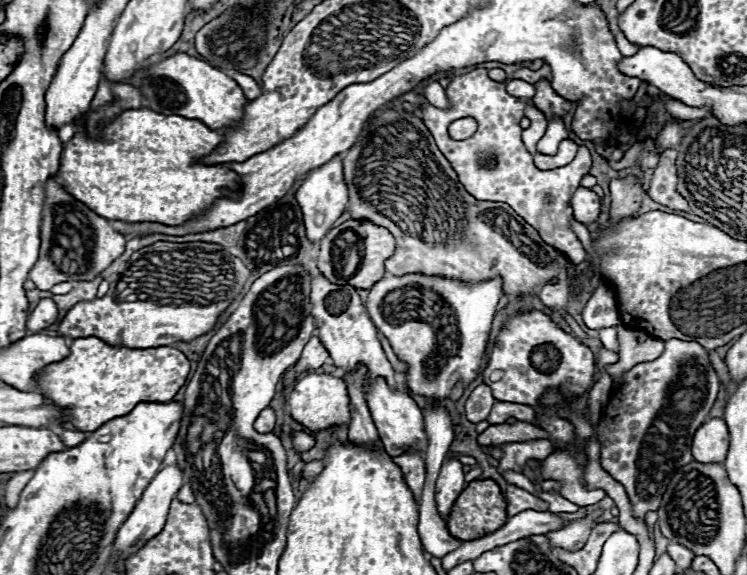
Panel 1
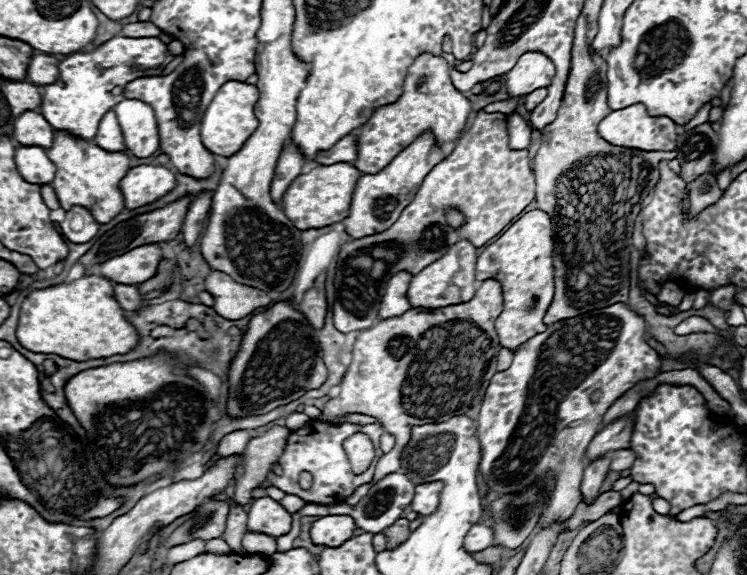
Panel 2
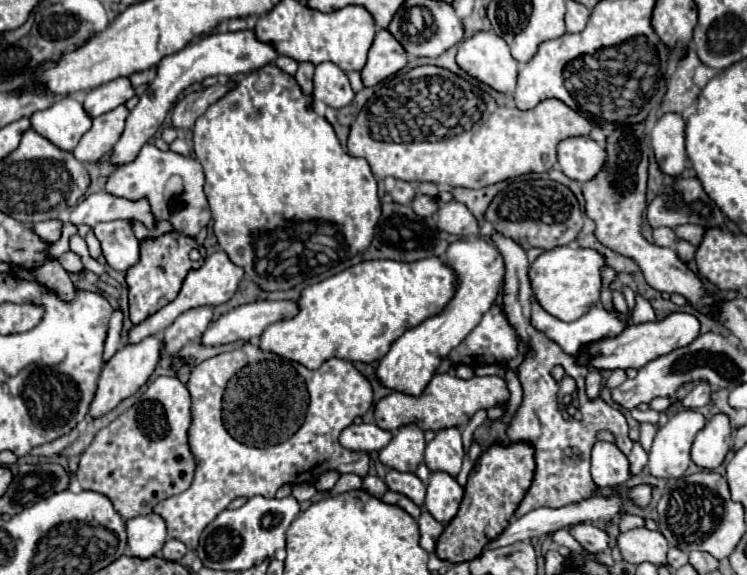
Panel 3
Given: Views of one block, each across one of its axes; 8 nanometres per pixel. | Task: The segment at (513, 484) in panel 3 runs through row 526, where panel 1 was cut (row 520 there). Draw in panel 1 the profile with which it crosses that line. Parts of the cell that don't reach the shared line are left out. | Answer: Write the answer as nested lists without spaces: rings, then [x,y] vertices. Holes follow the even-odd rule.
[[[472,480],[456,498],[450,514],[446,516],[446,526],[454,538],[470,540],[470,538],[480,538],[488,532],[498,530],[506,522],[506,518],[508,518],[506,500],[498,484],[494,480]]]

